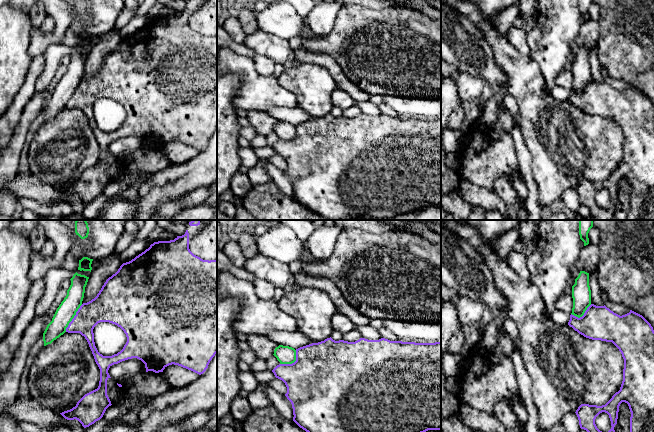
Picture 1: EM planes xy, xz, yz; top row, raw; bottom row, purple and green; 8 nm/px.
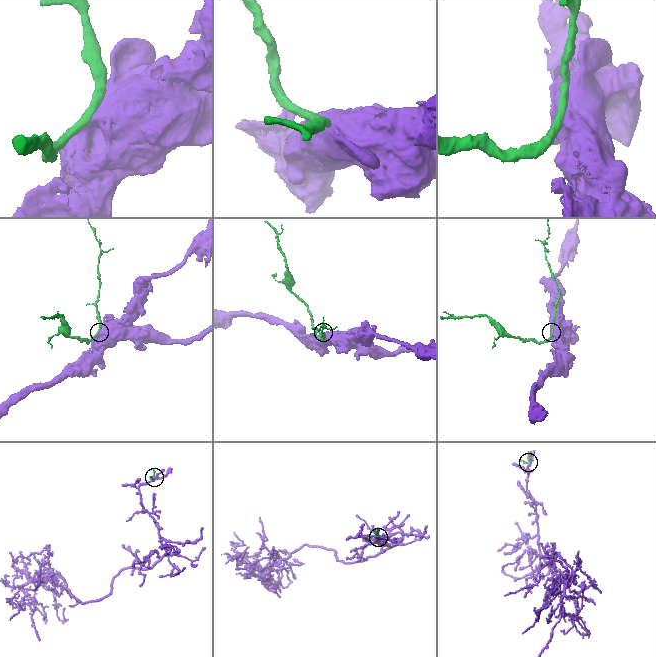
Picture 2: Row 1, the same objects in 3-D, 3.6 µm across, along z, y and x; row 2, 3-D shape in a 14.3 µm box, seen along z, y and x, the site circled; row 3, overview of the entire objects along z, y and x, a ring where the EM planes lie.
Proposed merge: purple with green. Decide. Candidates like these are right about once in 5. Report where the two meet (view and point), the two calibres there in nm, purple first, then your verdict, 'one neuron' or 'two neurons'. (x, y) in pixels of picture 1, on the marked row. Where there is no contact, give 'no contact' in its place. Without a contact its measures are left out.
meets purple in xy at (73, 318); 220 nm thick on the purple side, 150 nm on the other; two neurons

